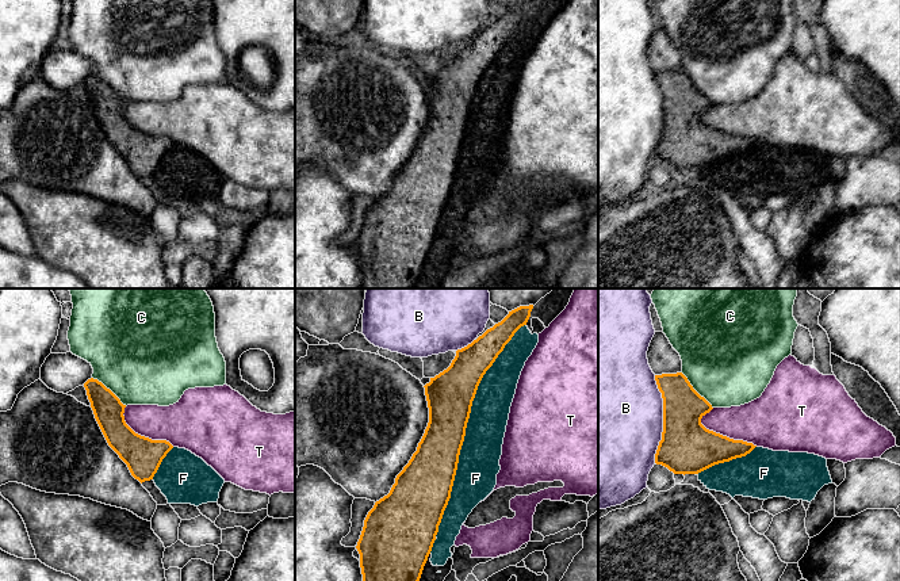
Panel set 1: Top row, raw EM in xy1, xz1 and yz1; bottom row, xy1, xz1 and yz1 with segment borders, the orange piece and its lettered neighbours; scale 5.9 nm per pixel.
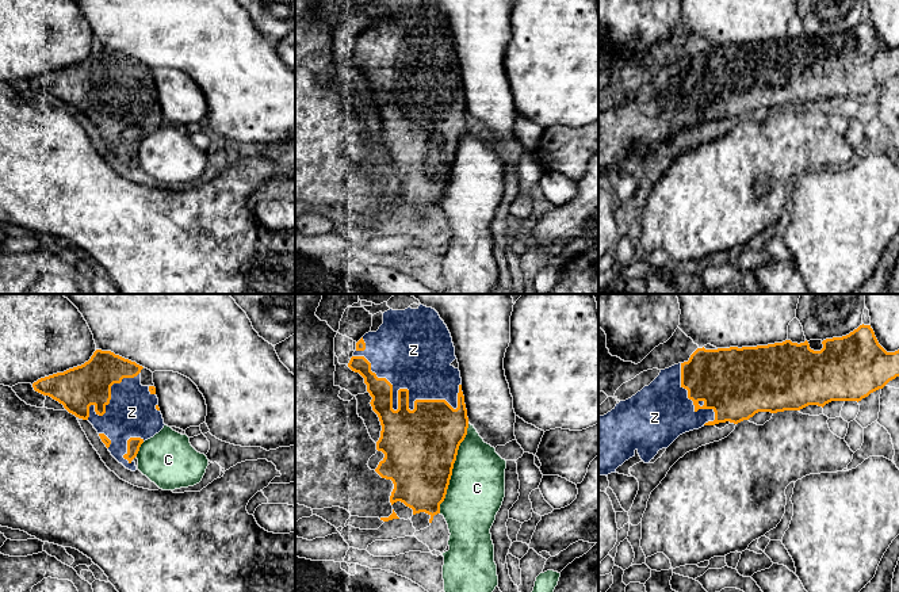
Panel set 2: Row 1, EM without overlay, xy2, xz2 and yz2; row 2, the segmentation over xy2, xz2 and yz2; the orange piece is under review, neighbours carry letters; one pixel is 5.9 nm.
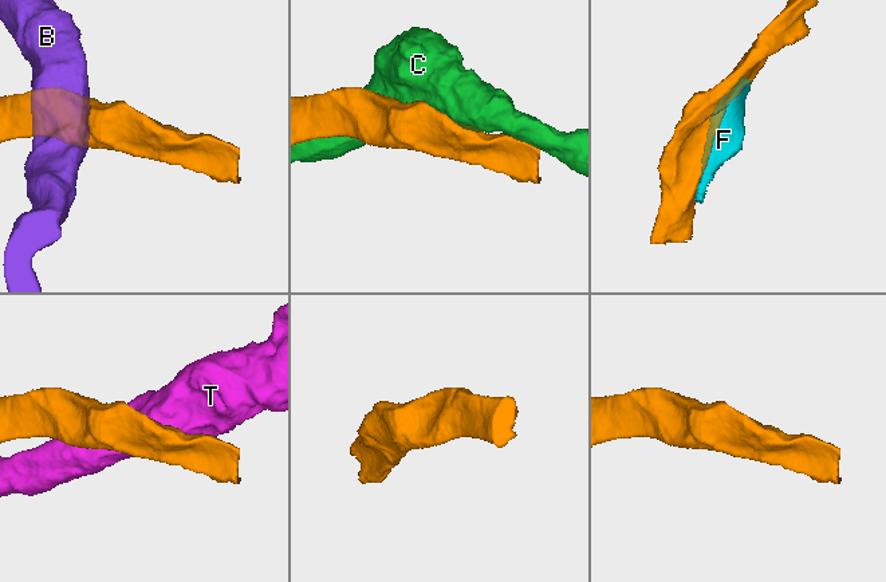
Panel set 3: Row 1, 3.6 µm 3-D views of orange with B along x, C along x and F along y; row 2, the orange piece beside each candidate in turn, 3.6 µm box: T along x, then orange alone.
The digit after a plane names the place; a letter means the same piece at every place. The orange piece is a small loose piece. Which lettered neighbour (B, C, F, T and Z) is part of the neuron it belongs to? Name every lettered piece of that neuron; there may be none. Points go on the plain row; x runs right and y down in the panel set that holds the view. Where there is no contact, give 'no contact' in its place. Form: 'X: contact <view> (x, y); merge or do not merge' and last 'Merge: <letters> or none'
B: contact yz1 (663, 115); do not merge
C: contact xz2 (452, 164); do not merge
F: contact xz1 (464, 126); do not merge
T: contact yz1 (726, 133); do not merge
Z: contact xz2 (398, 90); merge
Merge: Z

